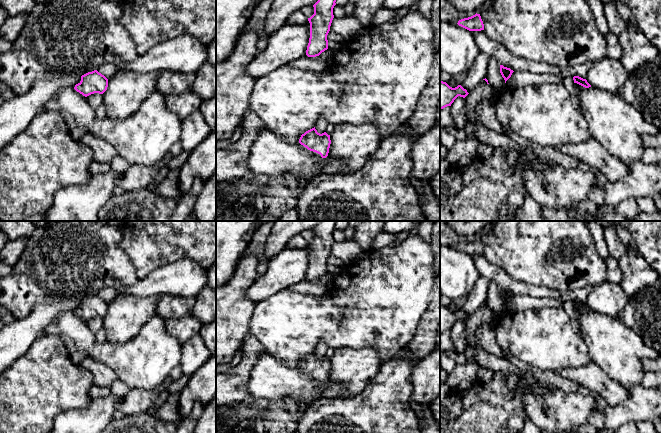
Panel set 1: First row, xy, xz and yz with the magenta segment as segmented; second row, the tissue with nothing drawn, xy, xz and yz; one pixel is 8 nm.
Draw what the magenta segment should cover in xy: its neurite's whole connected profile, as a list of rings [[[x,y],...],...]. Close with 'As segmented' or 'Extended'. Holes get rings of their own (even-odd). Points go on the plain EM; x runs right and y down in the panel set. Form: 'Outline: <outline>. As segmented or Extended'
Outline: [[[97,294],[88,296],[81,300],[81,305],[75,309],[74,313],[87,321],[94,317],[103,318],[108,311],[108,303]]]. As segmented

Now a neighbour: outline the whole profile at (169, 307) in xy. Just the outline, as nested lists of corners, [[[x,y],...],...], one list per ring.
[[[163,295],[158,301],[156,314],[164,320],[176,319],[189,315],[194,304],[195,298]]]

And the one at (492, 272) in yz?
[[[471,255],[475,266],[481,276],[484,276],[489,281],[494,281],[504,291],[510,292],[513,295],[528,294],[534,298],[553,298],[561,302],[573,302],[579,300],[586,303],[587,297],[594,289],[594,286],[585,286],[578,290],[557,291],[546,287],[536,285],[528,285],[526,283],[513,280],[499,266],[490,263],[484,256]]]

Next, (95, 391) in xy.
[[[93,384],[89,389],[89,396],[92,400],[107,396],[109,394],[109,387],[101,387]]]

